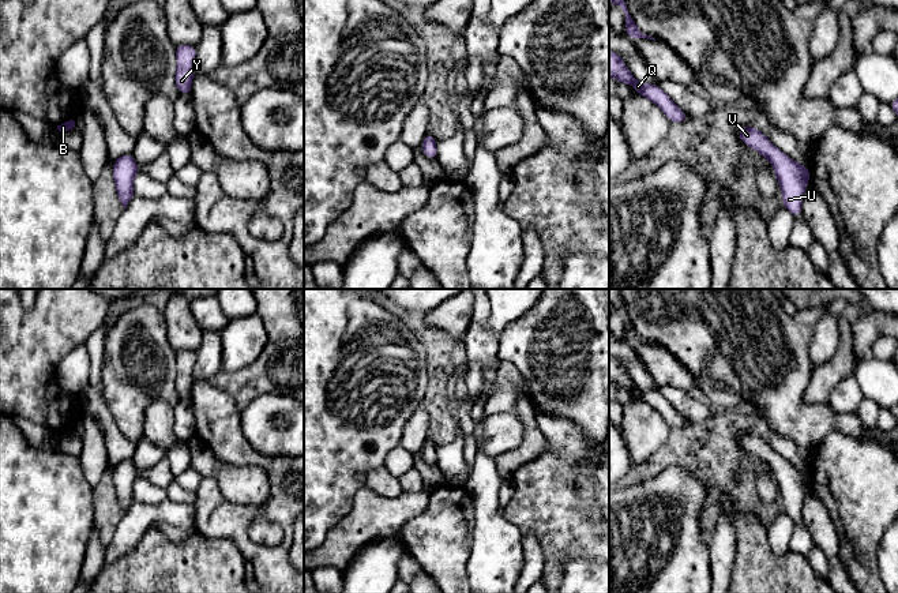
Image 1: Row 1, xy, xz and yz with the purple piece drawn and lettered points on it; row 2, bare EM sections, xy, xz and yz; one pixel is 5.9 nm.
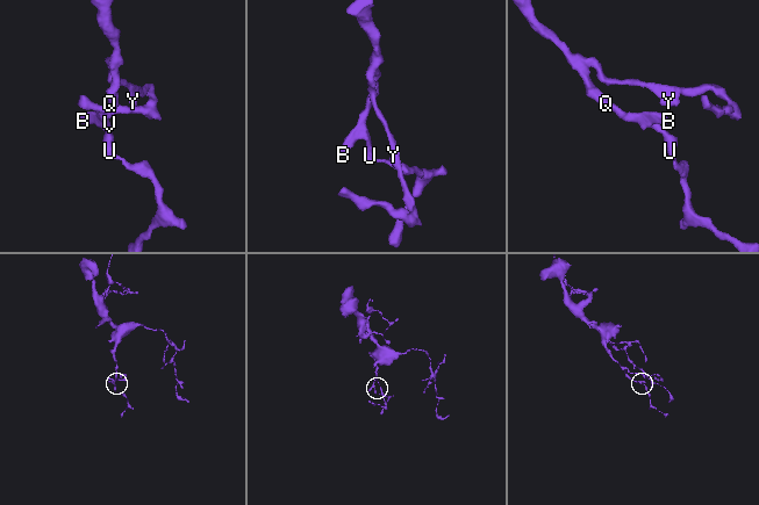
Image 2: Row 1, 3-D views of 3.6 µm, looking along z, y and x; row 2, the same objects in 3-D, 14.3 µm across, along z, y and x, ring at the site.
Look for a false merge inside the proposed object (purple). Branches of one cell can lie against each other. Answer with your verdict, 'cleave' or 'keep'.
keep

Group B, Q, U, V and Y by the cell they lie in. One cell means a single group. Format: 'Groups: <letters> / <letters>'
Groups: B Q U V Y

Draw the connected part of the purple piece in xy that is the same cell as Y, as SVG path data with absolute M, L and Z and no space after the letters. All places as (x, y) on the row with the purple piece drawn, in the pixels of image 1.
M176 45L177 71L174 75L174 83L180 94L191 94L191 83L193 80L193 60L196 57L196 46L192 45Z

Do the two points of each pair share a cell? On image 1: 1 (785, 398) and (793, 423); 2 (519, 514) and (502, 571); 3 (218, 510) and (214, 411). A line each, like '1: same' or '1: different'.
1: same
2: different
3: same

